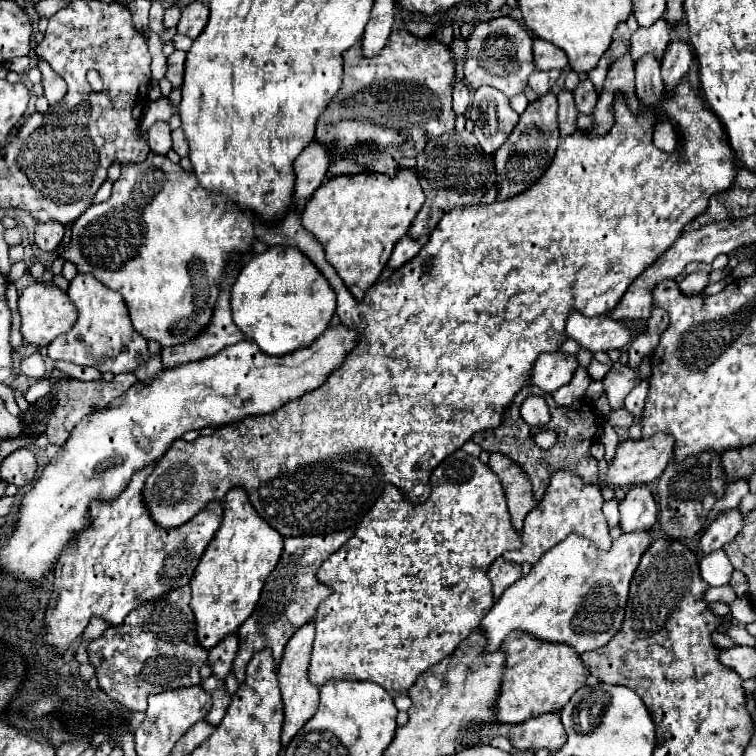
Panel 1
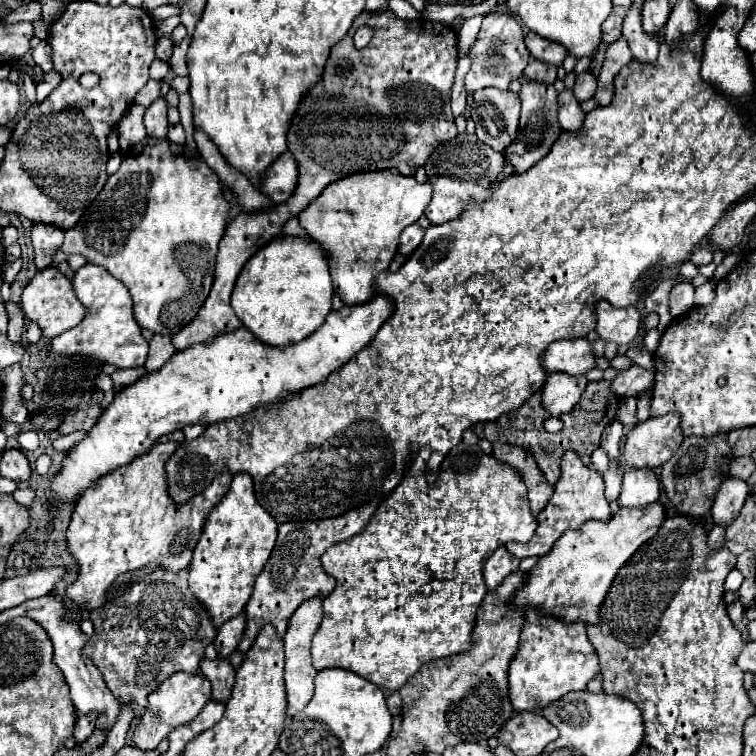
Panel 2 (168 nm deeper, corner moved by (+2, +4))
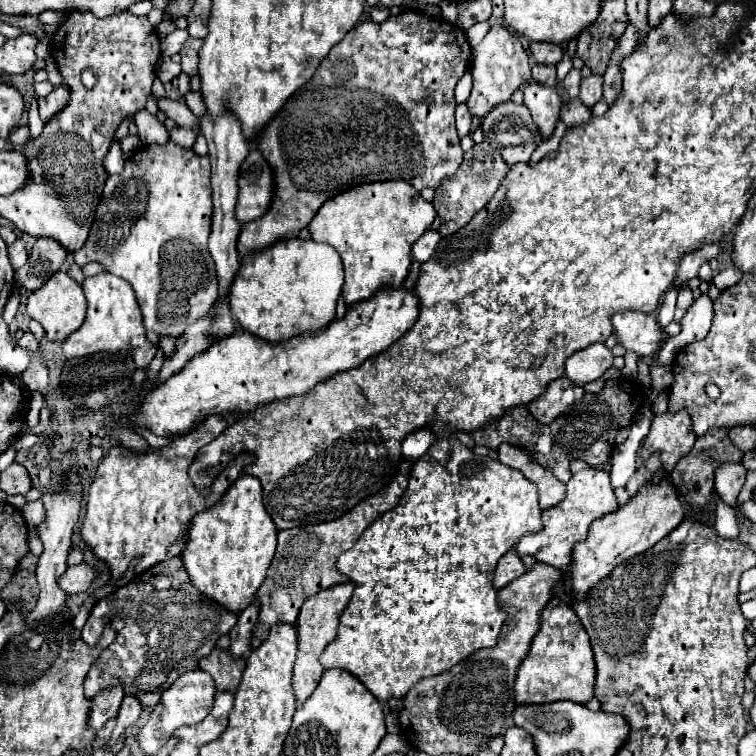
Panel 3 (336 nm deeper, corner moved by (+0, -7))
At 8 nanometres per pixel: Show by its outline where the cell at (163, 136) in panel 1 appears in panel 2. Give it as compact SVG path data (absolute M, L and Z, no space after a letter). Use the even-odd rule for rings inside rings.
M157 99L145 109L145 129L149 137L165 137L167 135L167 103L165 99Z

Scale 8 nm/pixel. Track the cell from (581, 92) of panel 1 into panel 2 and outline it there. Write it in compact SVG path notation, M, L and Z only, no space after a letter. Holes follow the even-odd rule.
M591 71L577 75L575 87L573 87L573 93L575 93L577 101L591 99L591 97L595 95L595 89L597 89L597 77L595 77Z

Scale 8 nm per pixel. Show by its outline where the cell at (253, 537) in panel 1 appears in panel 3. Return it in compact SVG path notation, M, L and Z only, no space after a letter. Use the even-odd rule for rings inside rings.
M239 476L221 502L199 512L191 520L183 564L191 584L233 614L243 612L253 602L255 592L265 580L265 572L275 556L277 526L269 518L263 500L261 484L255 476Z

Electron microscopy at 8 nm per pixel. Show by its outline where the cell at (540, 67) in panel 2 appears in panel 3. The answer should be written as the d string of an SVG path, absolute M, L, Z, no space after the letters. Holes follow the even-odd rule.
M535 64L535 66L533 66L533 80L535 80L537 84L543 84L543 86L557 86L555 68L553 68L553 66Z

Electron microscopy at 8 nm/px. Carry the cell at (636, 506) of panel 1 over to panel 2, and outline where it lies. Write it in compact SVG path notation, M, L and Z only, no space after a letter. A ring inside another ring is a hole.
M629 469L619 495L621 507L645 507L659 499L659 479L653 469Z

